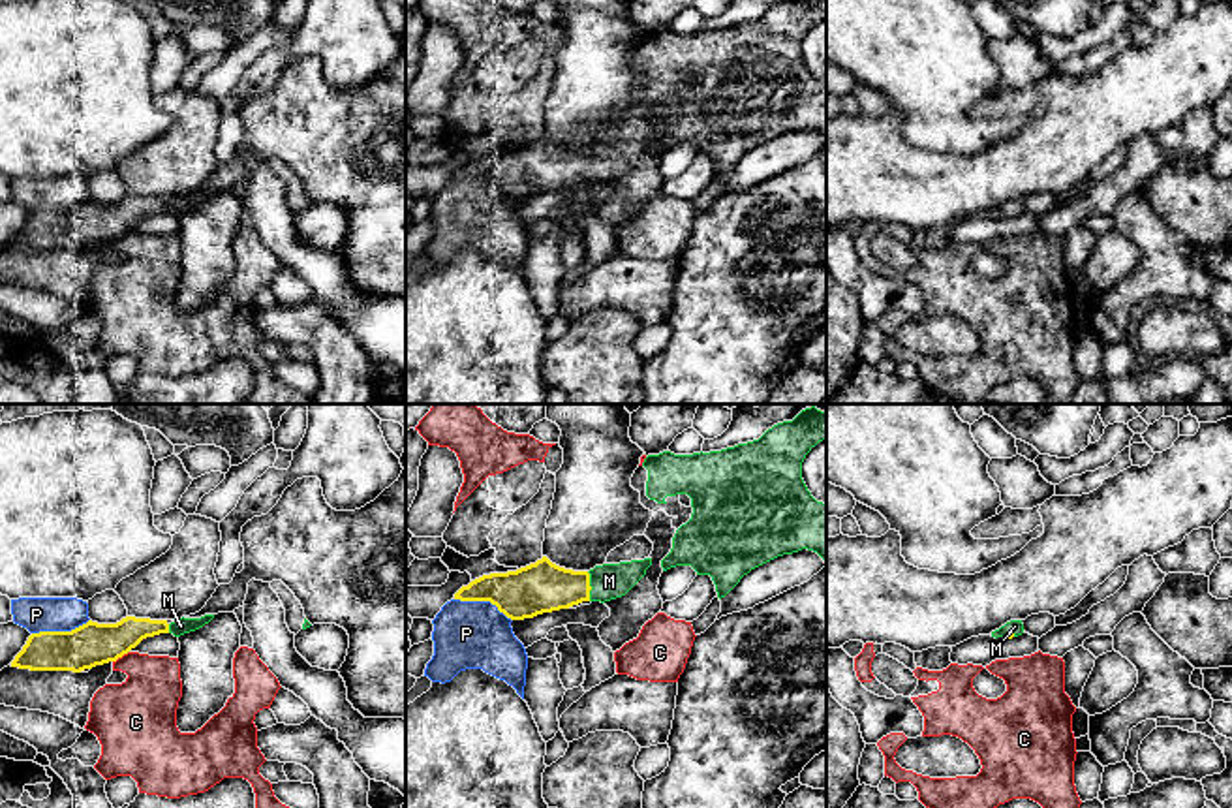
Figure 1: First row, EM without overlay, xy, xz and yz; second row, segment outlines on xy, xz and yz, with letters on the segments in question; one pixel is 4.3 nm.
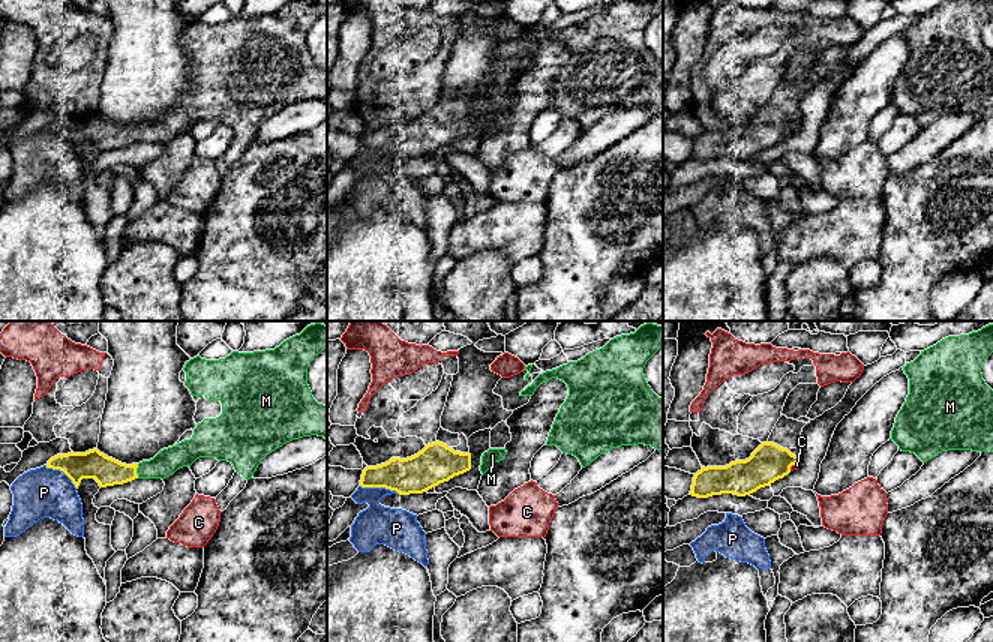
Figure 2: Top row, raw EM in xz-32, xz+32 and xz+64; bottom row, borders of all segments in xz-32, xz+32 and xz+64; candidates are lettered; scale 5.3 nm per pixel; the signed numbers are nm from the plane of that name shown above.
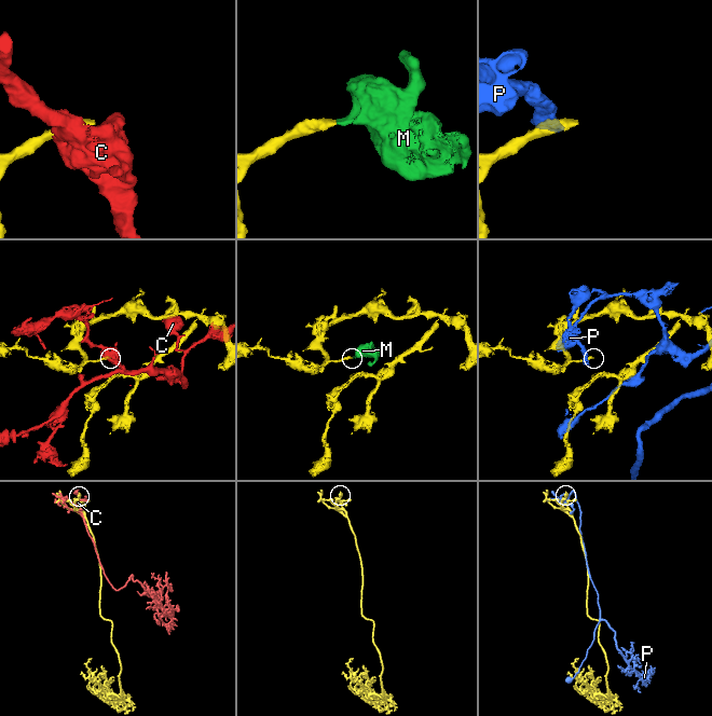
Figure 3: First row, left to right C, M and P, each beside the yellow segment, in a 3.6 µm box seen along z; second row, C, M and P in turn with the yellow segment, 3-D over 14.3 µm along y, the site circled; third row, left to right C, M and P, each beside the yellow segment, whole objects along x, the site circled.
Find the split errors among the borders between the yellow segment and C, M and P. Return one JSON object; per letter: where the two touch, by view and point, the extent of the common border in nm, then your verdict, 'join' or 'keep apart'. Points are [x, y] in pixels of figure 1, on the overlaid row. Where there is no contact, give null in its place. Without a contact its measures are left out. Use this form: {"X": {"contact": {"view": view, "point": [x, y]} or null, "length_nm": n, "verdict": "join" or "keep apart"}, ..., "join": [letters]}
{"C": {"contact": {"view": "xy", "point": [121, 656]}, "length_nm": 90, "verdict": "keep apart"}, "M": {"contact": {"view": "xz", "point": [590, 587]}, "length_nm": 130, "verdict": "join"}, "P": {"contact": {"view": "xz", "point": [483, 600]}, "length_nm": 260, "verdict": "keep apart"}, "join": ["M"]}

